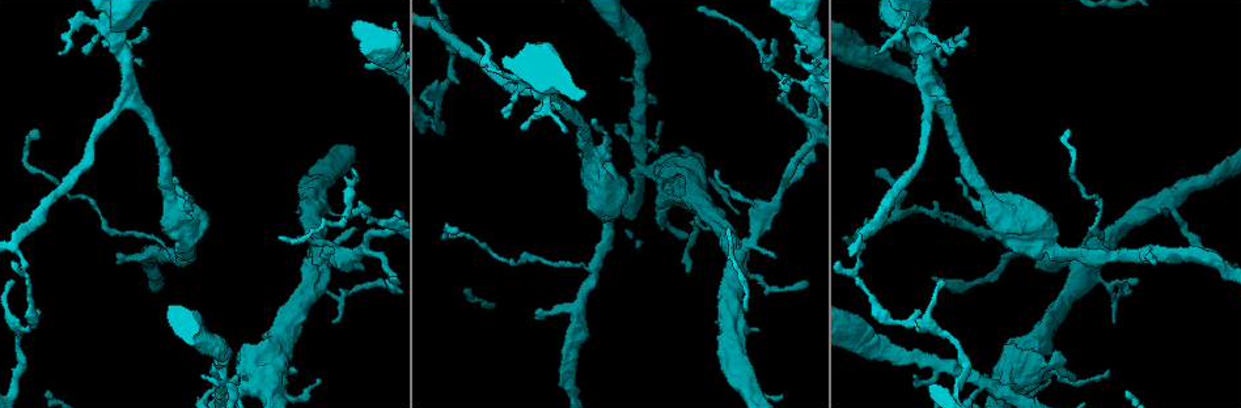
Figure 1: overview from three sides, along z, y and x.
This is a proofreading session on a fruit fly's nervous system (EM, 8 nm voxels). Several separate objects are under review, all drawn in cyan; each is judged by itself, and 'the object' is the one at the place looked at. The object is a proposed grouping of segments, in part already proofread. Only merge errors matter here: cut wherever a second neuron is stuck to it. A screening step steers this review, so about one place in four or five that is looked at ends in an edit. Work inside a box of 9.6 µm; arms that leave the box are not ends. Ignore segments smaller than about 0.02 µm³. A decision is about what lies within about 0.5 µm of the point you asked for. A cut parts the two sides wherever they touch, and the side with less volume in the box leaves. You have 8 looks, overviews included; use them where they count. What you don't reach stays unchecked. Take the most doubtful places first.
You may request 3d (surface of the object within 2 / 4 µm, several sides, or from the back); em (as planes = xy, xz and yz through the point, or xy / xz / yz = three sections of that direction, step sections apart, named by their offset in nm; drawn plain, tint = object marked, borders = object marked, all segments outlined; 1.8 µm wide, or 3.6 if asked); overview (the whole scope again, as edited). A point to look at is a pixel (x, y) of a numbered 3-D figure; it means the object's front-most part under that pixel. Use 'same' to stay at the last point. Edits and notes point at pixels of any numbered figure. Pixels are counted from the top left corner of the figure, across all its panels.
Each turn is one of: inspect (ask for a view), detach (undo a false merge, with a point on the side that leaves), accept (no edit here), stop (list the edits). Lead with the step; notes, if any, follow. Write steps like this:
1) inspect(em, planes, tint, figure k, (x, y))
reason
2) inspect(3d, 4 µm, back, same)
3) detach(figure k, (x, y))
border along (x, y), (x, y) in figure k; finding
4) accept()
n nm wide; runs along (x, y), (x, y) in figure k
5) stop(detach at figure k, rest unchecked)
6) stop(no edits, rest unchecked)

inspect(em, 3.6 µm, yz, step 16, tint, figure 1, (740, 257))
branch point

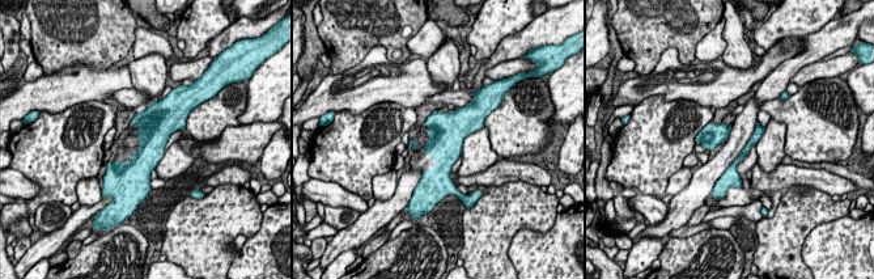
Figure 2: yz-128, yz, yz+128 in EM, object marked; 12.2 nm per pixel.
inspect(em, 3.6 µm, planes, tint, same)

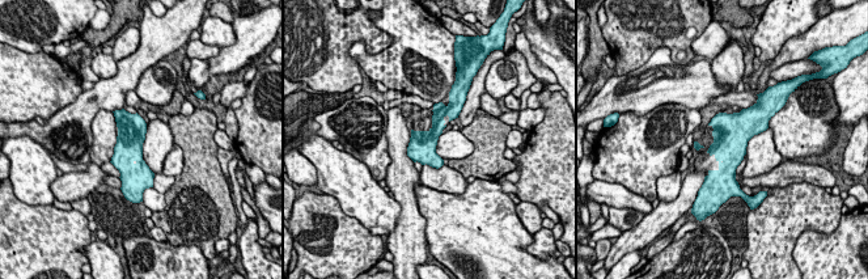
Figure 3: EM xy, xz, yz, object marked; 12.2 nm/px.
accept()
340 nm wide; all the same neuron

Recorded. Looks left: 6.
inspect(3d, 4 µm, figure 1, (395, 58))
thick turns thin

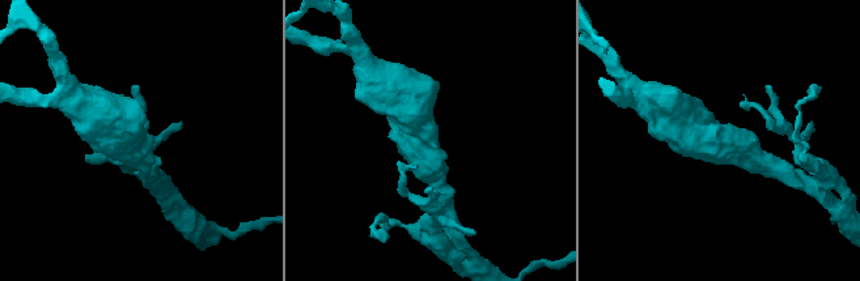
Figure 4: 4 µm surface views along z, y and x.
inspect(em, 3.6 µm, planes, tint, figure 4, (420, 150))
arms of 260, 650 nm

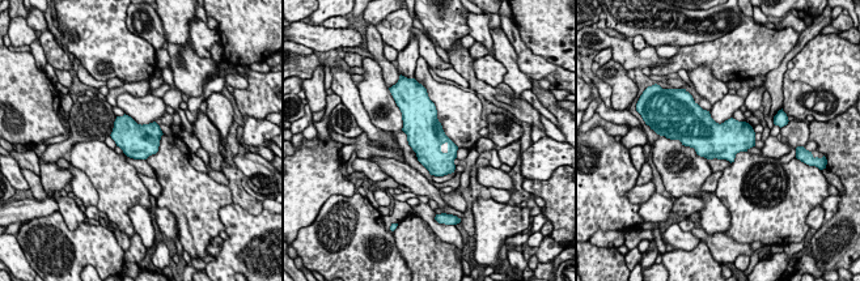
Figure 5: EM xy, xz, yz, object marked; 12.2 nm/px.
accept()
continuous, no second neuron

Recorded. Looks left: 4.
inspect(em, planes, tint, figure 1, (611, 224))
sudden change in width

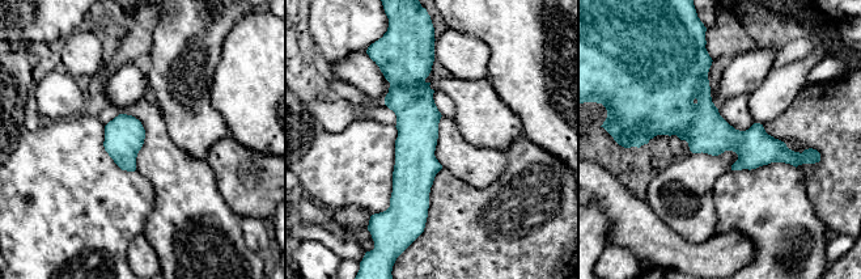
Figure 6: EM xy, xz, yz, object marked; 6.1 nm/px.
accept()
runs along (647, 130), (702, 126), (801, 156) in figure 6; all the same neuron

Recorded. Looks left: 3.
stop(no edits, rest unchecked)

